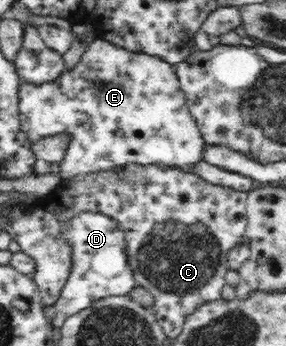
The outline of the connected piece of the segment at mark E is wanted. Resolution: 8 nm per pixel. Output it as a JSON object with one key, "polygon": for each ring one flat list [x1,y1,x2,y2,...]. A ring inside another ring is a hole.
{"polygon":[[97,35,87,44,76,68,65,71,56,82,42,86,20,83,19,120,21,131,31,145,65,130,74,135,69,154,58,164,61,176,105,169,124,161,171,165,179,167,182,172,196,173,196,168,205,162,204,152,208,144,196,117,190,112,175,65,160,56,126,53]]}

